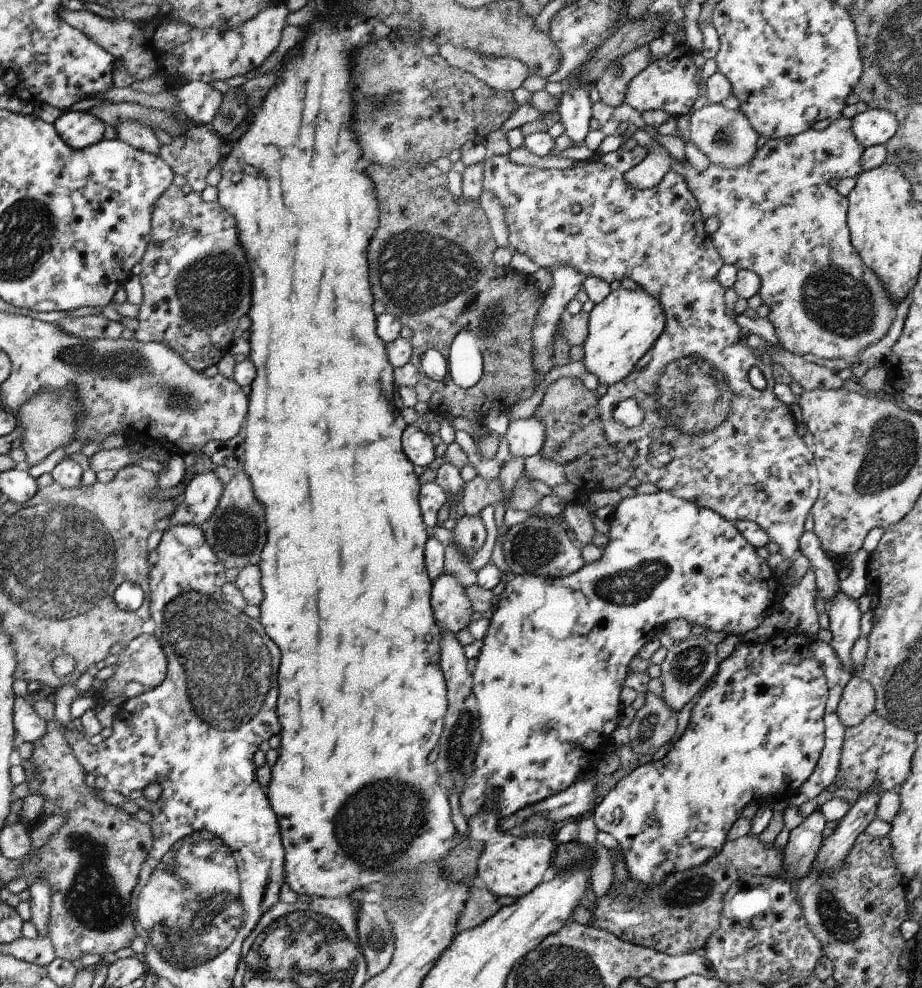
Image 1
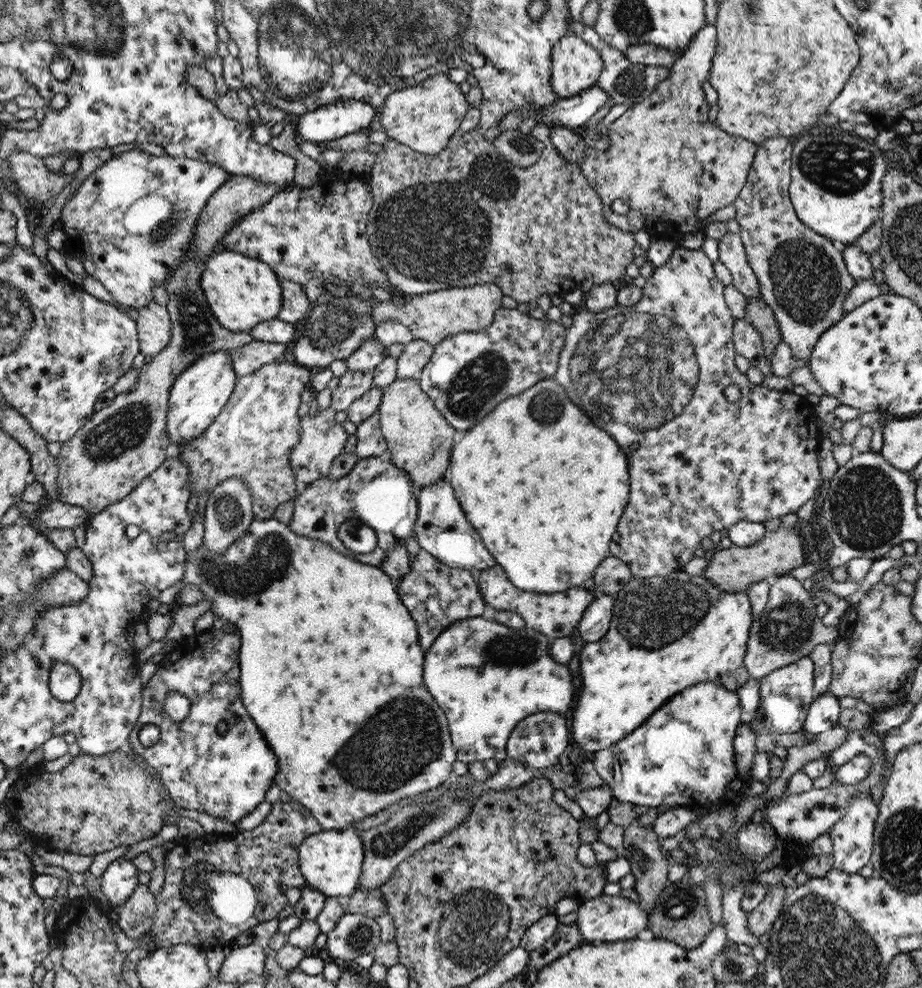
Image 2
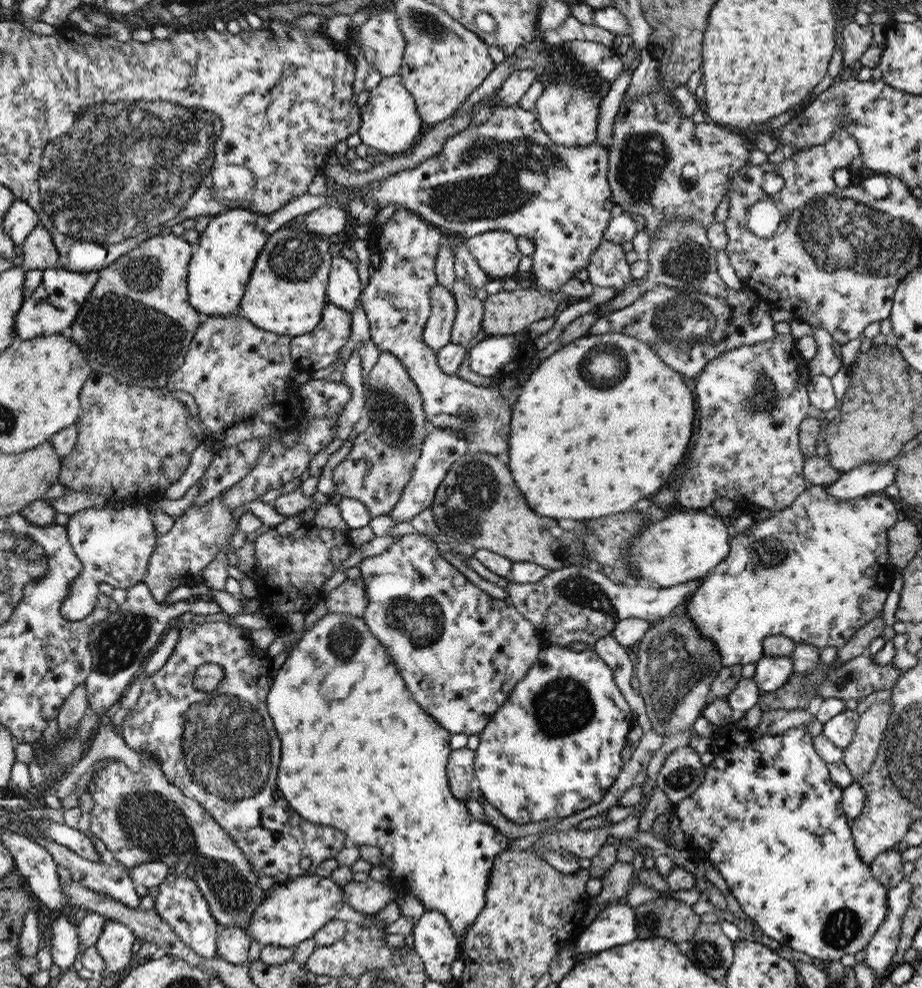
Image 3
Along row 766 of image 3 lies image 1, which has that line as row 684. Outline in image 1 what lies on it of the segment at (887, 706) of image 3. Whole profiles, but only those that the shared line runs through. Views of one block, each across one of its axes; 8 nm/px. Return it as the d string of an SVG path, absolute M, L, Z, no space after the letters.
M852 675L837 706L840 722L846 729L858 726L874 710L874 687L866 679Z

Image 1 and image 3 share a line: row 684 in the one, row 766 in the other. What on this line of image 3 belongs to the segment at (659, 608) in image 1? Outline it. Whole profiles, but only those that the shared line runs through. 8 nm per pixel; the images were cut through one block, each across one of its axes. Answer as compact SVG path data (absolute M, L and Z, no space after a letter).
M551 644L549 647L541 649L534 666L517 684L503 706L496 710L492 720L486 729L479 733L480 745L476 748L473 769L477 778L477 789L480 790L486 800L495 806L506 819L513 823L524 825L536 823L547 819L568 818L573 814L578 814L582 810L590 808L592 804L598 804L602 797L617 779L619 772L625 765L621 752L627 744L627 734L636 722L634 714L631 712L628 701L624 699L620 692L612 669L593 651L591 647L585 646L562 646Z

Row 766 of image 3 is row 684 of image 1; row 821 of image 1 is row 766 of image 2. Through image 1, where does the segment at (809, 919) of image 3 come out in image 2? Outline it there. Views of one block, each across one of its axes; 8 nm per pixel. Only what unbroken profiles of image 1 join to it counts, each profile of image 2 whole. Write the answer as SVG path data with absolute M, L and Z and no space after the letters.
M700 682L695 686L690 686L686 690L681 691L680 694L676 694L676 697L670 698L661 708L658 708L656 712L650 716L643 726L636 728L630 734L627 734L625 738L616 742L613 746L600 750L594 754L594 770L601 776L601 779L605 784L610 786L610 790L613 797L616 797L619 801L632 803L633 805L658 807L665 806L678 807L684 806L695 810L716 810L719 806L726 803L726 796L732 782L736 780L736 758L733 748L734 737L736 737L736 729L741 724L741 706L739 704L739 697L736 692L725 690L723 685L716 684L714 682Z

